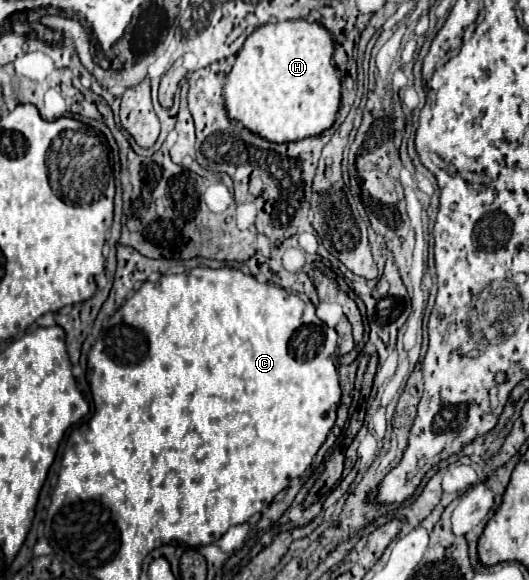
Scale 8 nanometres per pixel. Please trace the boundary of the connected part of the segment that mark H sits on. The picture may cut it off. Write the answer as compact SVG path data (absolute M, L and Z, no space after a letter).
M284 20L256 28L246 38L230 74L226 76L224 100L228 116L270 142L282 144L308 136L320 136L334 124L340 108L340 72L332 62L332 54L334 40L330 32L316 22L308 24L306 20Z

